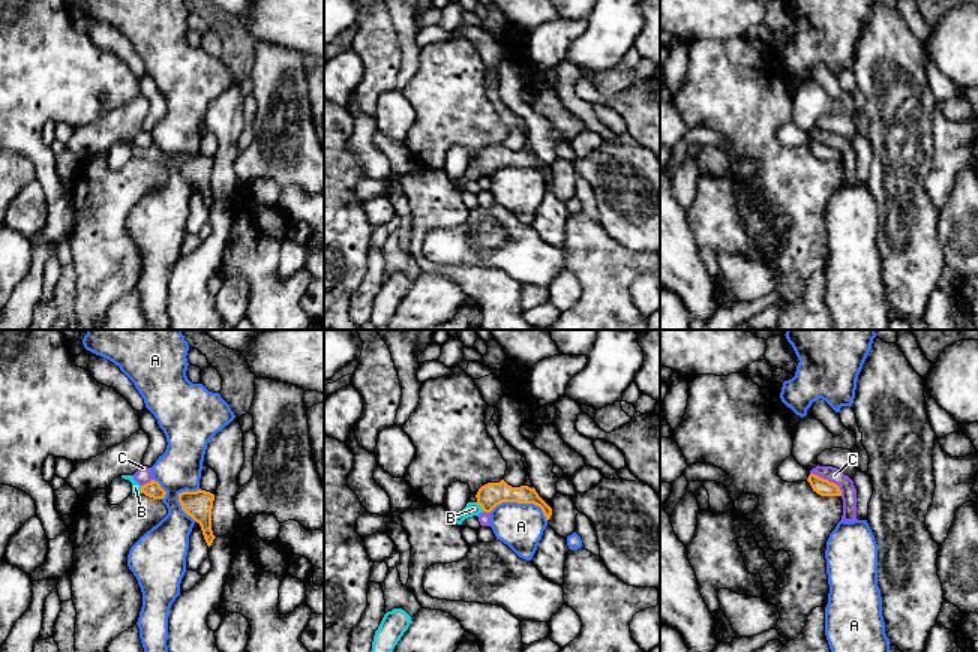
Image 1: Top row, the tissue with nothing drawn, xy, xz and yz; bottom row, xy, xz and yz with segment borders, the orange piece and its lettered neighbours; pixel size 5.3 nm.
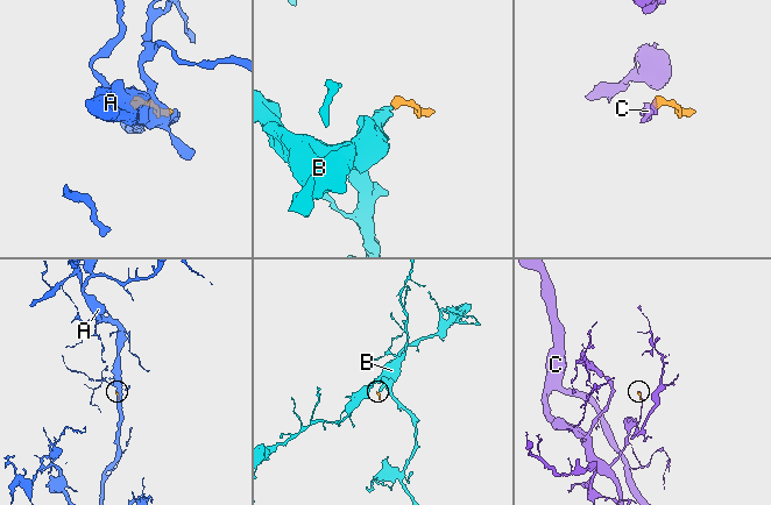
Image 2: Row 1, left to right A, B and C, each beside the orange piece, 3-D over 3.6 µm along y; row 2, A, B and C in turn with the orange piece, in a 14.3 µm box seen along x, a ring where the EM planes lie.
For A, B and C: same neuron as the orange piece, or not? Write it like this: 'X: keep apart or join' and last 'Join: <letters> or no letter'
A: keep apart
B: join
C: keep apart
Join: B

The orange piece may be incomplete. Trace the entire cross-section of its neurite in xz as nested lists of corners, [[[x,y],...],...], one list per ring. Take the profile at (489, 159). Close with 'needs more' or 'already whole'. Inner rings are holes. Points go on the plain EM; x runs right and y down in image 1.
[[[504,144],[482,150],[476,162],[476,166],[468,166],[462,177],[453,181],[458,189],[462,189],[465,183],[478,180],[483,175],[490,177],[502,166],[534,168],[542,172],[546,184],[552,180],[552,172],[538,160],[534,151],[512,151]]]; needs more

